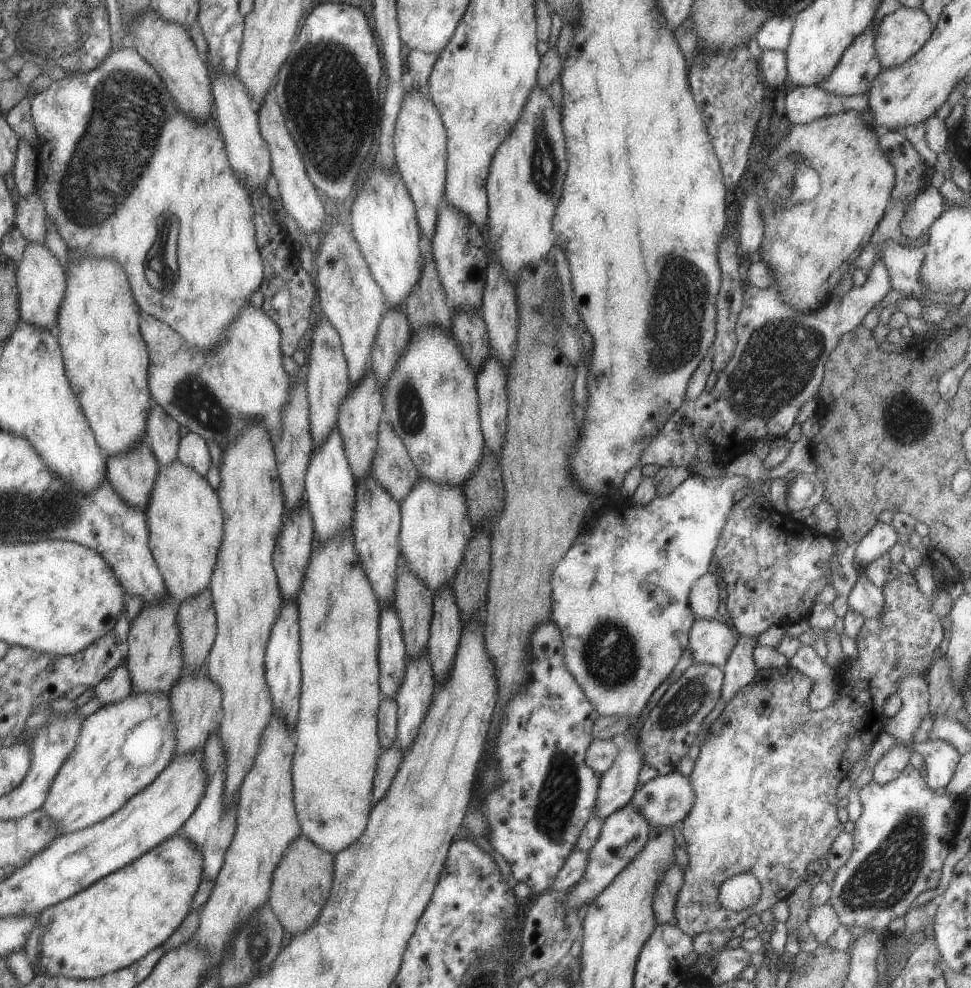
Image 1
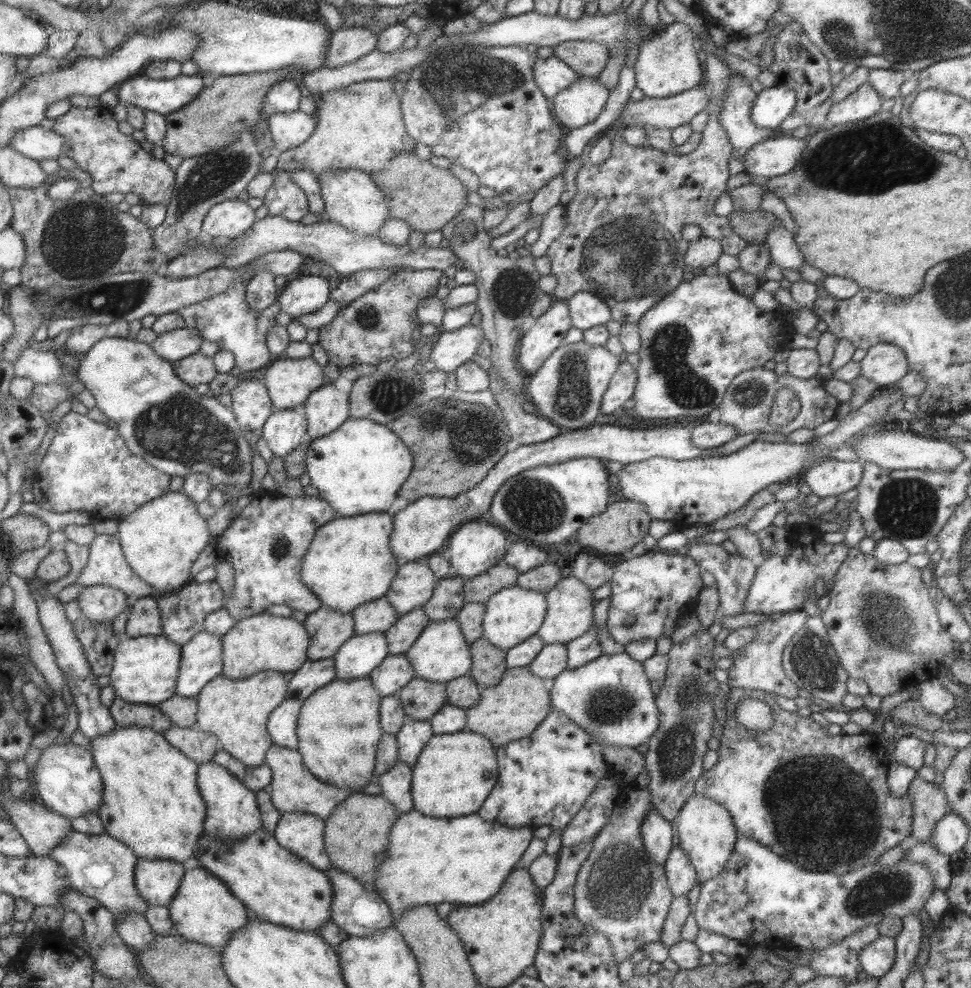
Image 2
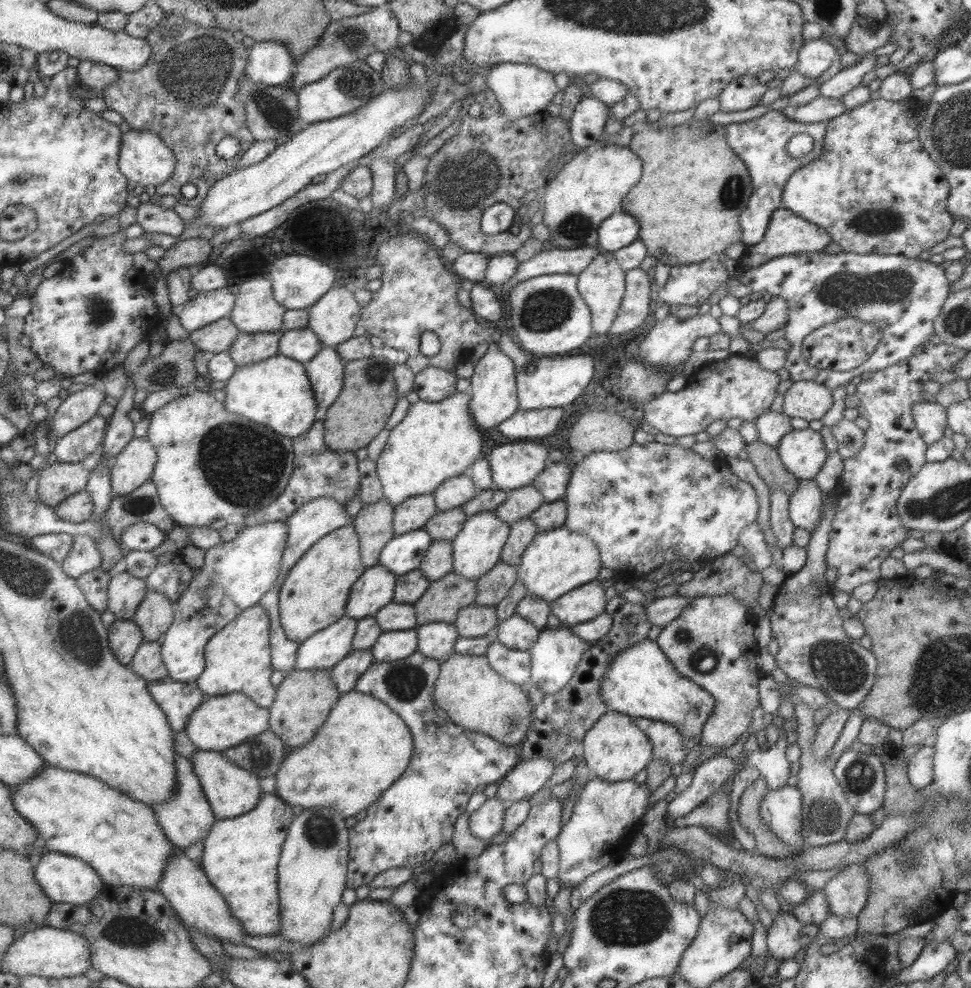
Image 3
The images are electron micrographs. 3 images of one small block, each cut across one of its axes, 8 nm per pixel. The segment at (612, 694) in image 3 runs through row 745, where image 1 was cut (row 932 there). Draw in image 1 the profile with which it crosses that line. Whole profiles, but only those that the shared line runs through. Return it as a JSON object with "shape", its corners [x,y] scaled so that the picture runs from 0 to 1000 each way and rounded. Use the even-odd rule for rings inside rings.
{"shape":[[[926,580],[923,585],[916,585],[906,596],[909,617],[905,623],[891,627],[885,636],[880,646],[882,666],[868,667],[858,676],[862,704],[854,715],[839,720],[833,717],[832,704],[837,690],[815,673],[788,676],[780,678],[775,688],[747,712],[727,739],[710,784],[716,810],[712,820],[698,833],[709,872],[702,882],[694,927],[696,937],[711,948],[732,941],[754,942],[771,926],[791,921],[800,912],[812,908],[822,895],[831,891],[829,879],[852,866],[856,852],[868,841],[868,833],[860,825],[862,794],[874,782],[880,771],[894,763],[909,740],[908,715],[916,704],[926,700],[924,692],[937,683],[954,682],[960,671],[961,658],[972,652],[968,624],[962,621],[955,605],[944,596],[938,580]],[[763,884],[771,884],[781,890],[784,905],[780,916],[761,923],[747,921],[739,911],[740,896]]]}

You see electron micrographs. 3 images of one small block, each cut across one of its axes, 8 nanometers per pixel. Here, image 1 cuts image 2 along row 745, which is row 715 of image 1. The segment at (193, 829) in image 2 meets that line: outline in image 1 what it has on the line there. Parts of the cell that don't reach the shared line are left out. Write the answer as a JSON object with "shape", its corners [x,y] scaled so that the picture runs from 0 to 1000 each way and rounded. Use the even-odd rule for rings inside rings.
{"shape":[[[136,699],[123,711],[103,714],[85,728],[79,753],[57,783],[42,822],[59,836],[61,845],[104,832],[153,796],[179,765],[180,735],[174,704]]]}

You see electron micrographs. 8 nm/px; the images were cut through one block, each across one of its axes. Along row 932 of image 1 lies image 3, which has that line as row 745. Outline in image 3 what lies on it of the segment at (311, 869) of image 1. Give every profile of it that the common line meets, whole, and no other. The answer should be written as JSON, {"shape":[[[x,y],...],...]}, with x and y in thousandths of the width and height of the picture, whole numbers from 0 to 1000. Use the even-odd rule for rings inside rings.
{"shape":[[[302,676],[292,683],[291,688],[284,695],[281,712],[276,717],[276,738],[300,758],[310,755],[322,747],[349,704],[341,686],[340,677],[306,678]]]}

